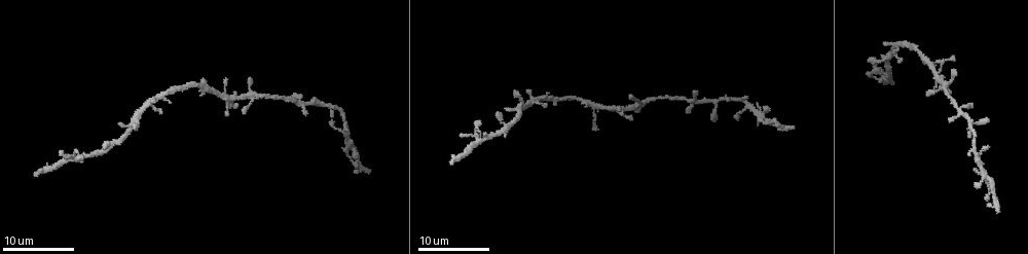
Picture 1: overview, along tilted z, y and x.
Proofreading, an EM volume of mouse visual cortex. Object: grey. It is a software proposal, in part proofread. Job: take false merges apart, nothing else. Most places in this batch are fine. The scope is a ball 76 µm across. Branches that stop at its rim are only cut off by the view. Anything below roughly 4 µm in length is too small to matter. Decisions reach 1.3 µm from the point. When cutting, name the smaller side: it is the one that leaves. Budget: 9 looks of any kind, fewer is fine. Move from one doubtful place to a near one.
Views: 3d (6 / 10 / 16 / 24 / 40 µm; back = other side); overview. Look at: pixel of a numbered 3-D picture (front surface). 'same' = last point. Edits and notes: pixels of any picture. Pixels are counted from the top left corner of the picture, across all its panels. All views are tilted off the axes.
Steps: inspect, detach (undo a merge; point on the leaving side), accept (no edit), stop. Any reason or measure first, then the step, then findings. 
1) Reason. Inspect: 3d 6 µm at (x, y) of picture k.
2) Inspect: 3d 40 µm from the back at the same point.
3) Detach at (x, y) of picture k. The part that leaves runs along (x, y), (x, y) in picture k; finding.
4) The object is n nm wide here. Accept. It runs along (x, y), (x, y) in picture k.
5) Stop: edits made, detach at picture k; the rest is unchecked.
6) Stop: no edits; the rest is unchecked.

Narrows sharply. Inspect: 3d 16 µm at (498, 132) of picture 1.

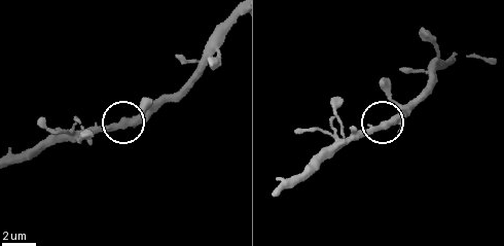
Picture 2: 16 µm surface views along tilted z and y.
Accept. All the same neuron.

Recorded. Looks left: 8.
Three-way junction. Inspect: 3d 16 µm at (603, 105) of picture 1.

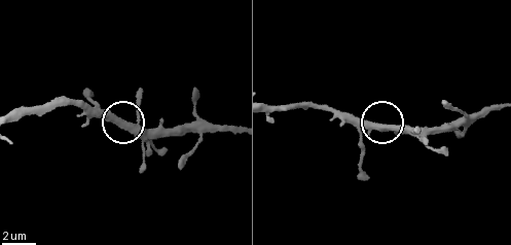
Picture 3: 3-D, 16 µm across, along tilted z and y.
Inspect: 3d 6 µm at (117, 120) of picture 3.

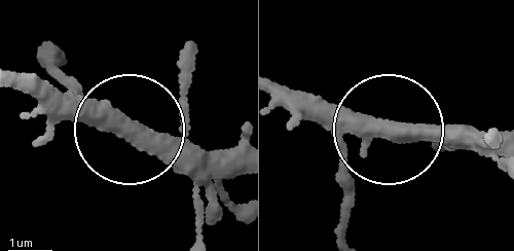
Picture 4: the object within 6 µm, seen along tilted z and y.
Accept. It runs along (124, 133), (162, 136), (211, 173) in picture 4; all the same neuron.

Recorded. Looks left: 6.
Thick turns thin. Inspect: 3d 10 µm at (344, 124) of picture 1.

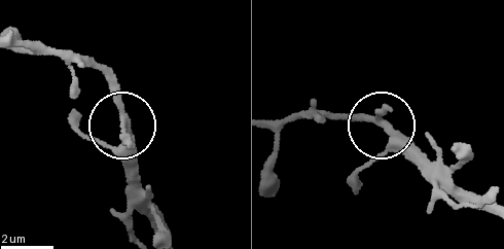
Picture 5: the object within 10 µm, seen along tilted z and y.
3 arms meet here. Accept. It runs along (12, 41), (76, 52), (102, 72), (120, 114), (129, 177) in picture 5; all the same neuron.

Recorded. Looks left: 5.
Small branch off a trunk. Inspect: 3d 16 µm at (990, 177) of picture 1.

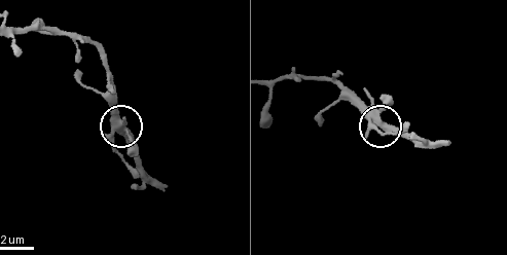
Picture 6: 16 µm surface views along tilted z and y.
4 arms meet here. Accept. It runs along (8, 26), (70, 31), (95, 45), (136, 166) in picture 6; continuous, no second neuron.

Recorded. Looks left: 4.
Stop: no edits; the rest is unchecked.

